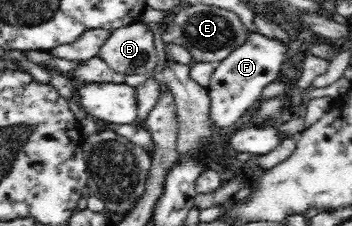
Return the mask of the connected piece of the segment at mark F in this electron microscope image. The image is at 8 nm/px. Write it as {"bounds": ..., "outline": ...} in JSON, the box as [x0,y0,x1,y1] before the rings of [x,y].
{"bounds":[207,30,288,130],"outline":[[[245,30],[244,42],[236,47],[224,60],[215,64],[214,70],[209,78],[207,95],[209,104],[209,123],[218,130],[228,130],[234,126],[242,114],[253,106],[262,90],[277,80],[282,72],[282,64],[286,60],[288,52],[288,41],[270,38],[258,31]]]}

